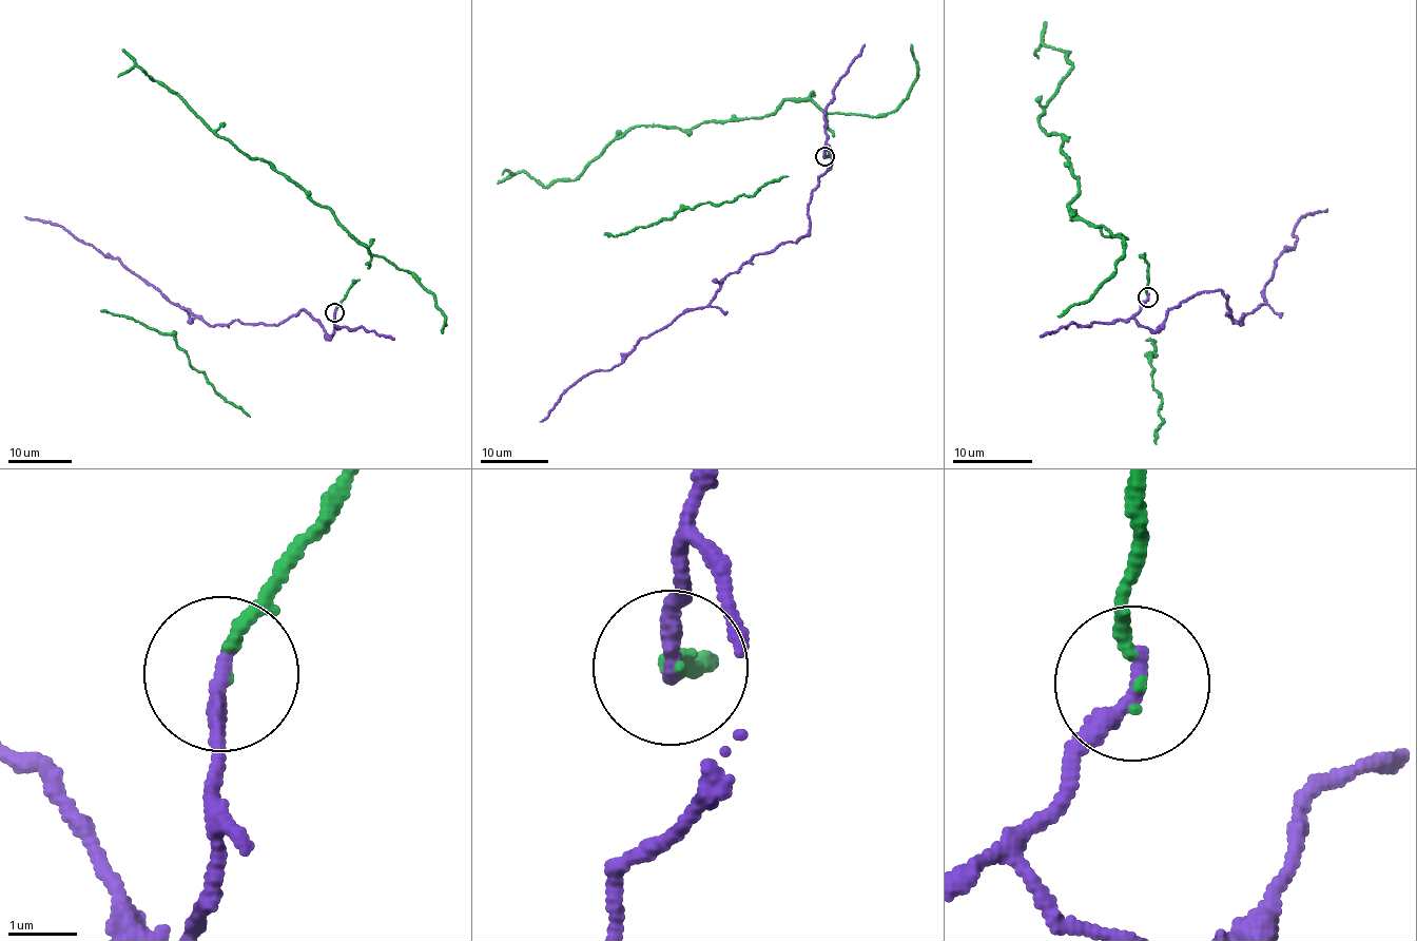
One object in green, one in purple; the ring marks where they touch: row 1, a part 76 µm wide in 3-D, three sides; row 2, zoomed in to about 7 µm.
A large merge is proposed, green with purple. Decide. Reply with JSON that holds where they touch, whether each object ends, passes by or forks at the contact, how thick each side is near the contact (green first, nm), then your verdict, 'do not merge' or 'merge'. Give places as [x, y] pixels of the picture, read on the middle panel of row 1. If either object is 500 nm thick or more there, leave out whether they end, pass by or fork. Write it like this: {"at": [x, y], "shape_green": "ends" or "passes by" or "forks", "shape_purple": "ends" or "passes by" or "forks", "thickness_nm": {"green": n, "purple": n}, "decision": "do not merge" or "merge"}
{"at": [825, 156], "shape_green": "ends", "shape_purple": "ends", "thickness_nm": {"green": 140, "purple": 280}, "decision": "merge"}

